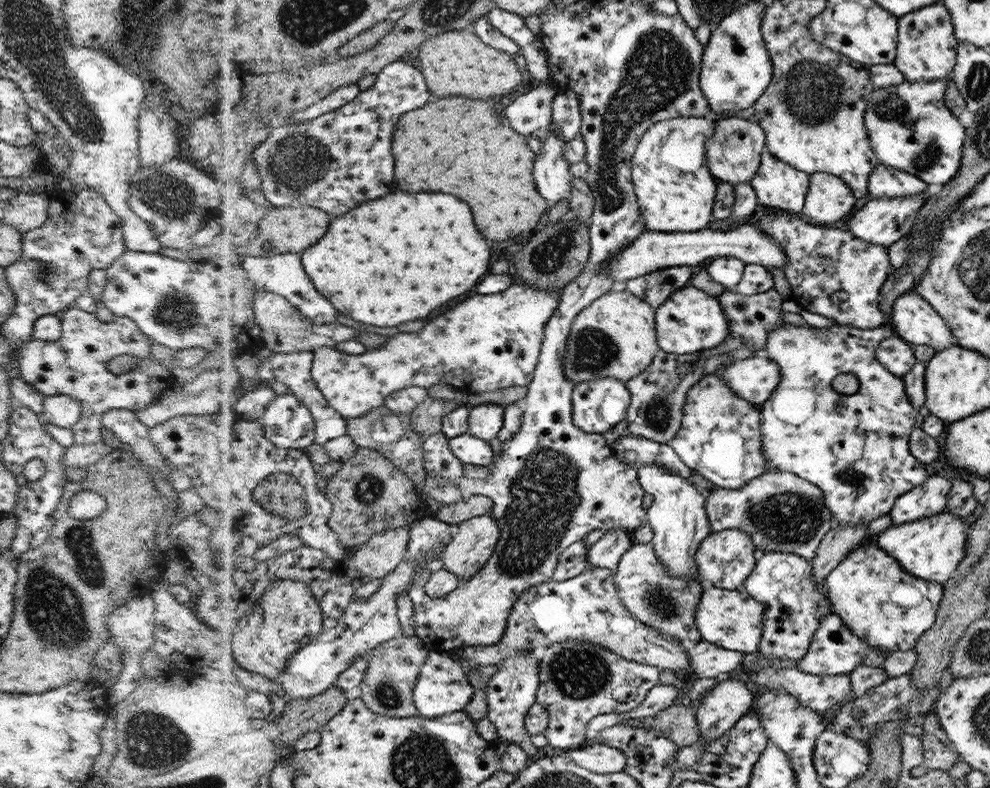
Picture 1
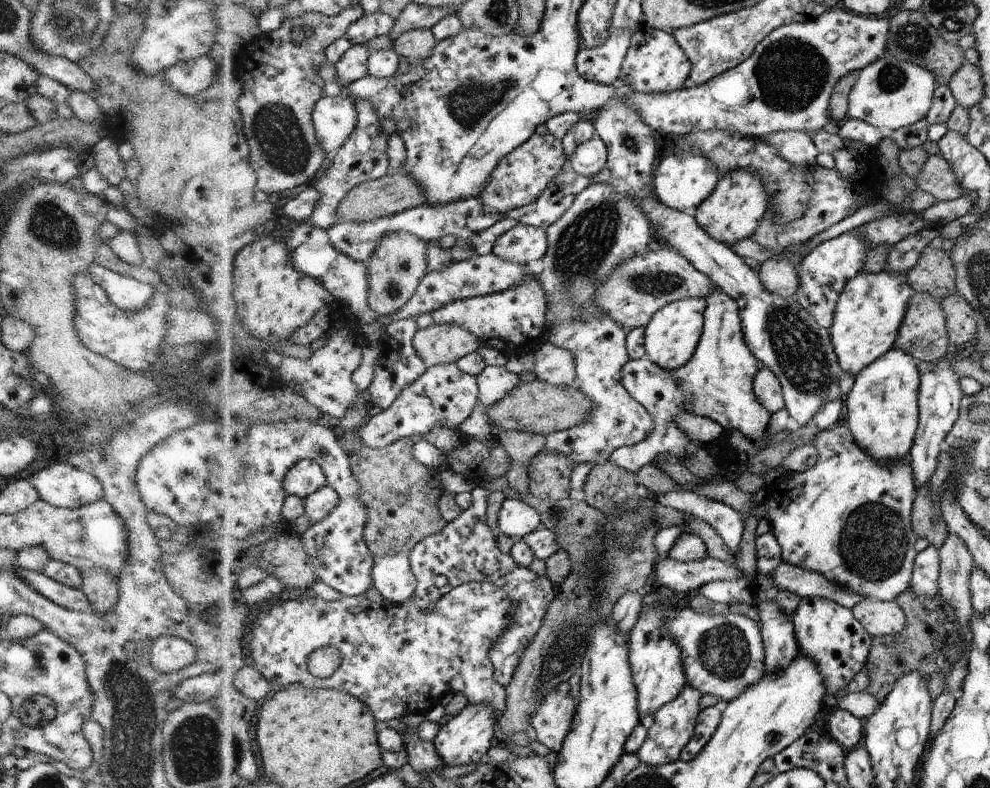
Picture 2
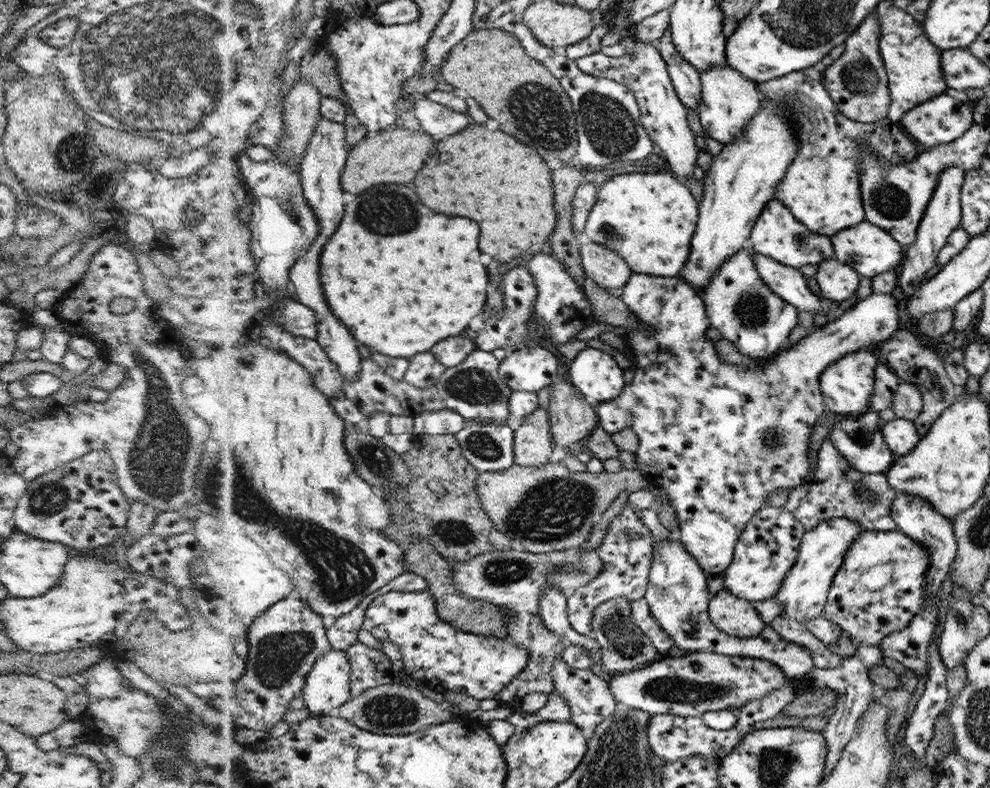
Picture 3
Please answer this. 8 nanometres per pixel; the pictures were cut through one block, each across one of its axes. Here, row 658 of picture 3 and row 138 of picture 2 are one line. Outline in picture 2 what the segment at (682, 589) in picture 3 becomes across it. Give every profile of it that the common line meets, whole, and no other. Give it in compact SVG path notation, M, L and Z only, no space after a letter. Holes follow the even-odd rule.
M780 131L772 135L758 137L773 147L776 147L781 155L791 163L804 168L816 165L819 150L816 148L811 134L800 131Z

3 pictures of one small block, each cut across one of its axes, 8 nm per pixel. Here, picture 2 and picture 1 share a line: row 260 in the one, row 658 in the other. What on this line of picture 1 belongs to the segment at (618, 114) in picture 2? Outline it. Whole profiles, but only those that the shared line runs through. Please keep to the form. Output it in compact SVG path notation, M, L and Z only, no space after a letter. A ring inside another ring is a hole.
M700 640L687 652L691 672L699 678L720 678L739 671L746 663L746 653L728 650Z

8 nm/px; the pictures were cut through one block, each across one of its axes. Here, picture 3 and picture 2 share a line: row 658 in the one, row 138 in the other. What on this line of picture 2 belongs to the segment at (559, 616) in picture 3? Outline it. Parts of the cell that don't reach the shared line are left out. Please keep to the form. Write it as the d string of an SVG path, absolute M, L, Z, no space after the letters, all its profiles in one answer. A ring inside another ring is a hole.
M600 137L582 143L569 158L571 168L579 175L593 177L605 166L608 149Z

